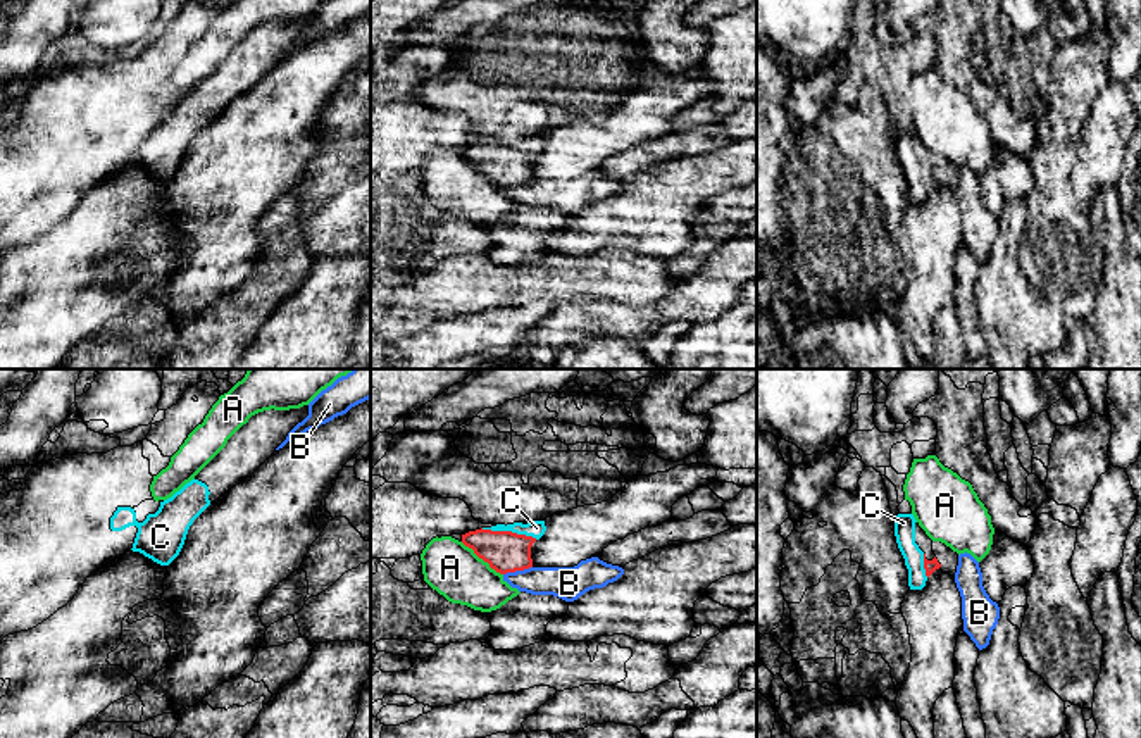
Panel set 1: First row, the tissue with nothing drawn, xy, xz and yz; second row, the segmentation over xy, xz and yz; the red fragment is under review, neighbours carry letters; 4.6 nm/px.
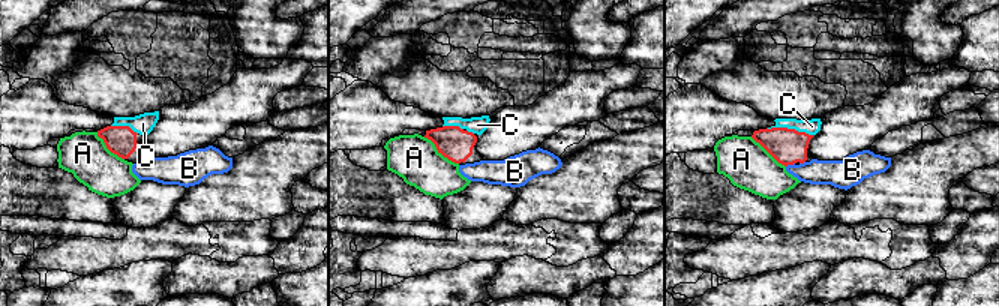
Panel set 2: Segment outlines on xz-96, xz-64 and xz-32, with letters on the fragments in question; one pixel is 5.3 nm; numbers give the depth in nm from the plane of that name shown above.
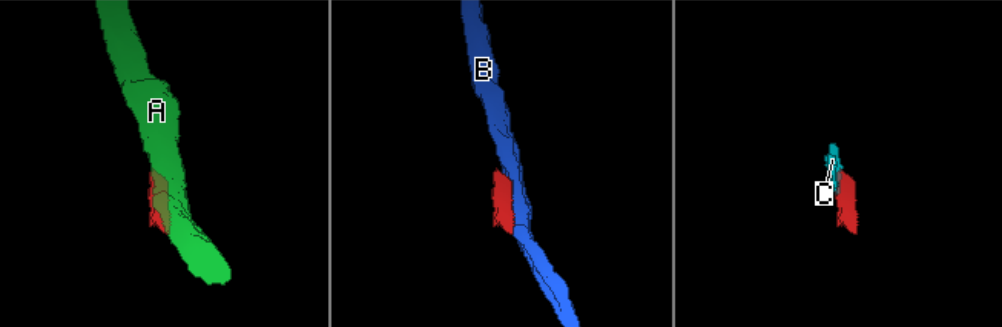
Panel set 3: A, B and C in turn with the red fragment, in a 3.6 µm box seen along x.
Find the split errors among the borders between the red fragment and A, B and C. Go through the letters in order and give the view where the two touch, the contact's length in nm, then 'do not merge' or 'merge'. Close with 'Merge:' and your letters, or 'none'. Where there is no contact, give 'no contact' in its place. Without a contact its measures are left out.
A: xz | 260 nm | do not merge
B: xz | 140 nm | do not merge
C: xz | 260 nm | merge
Merge: C

